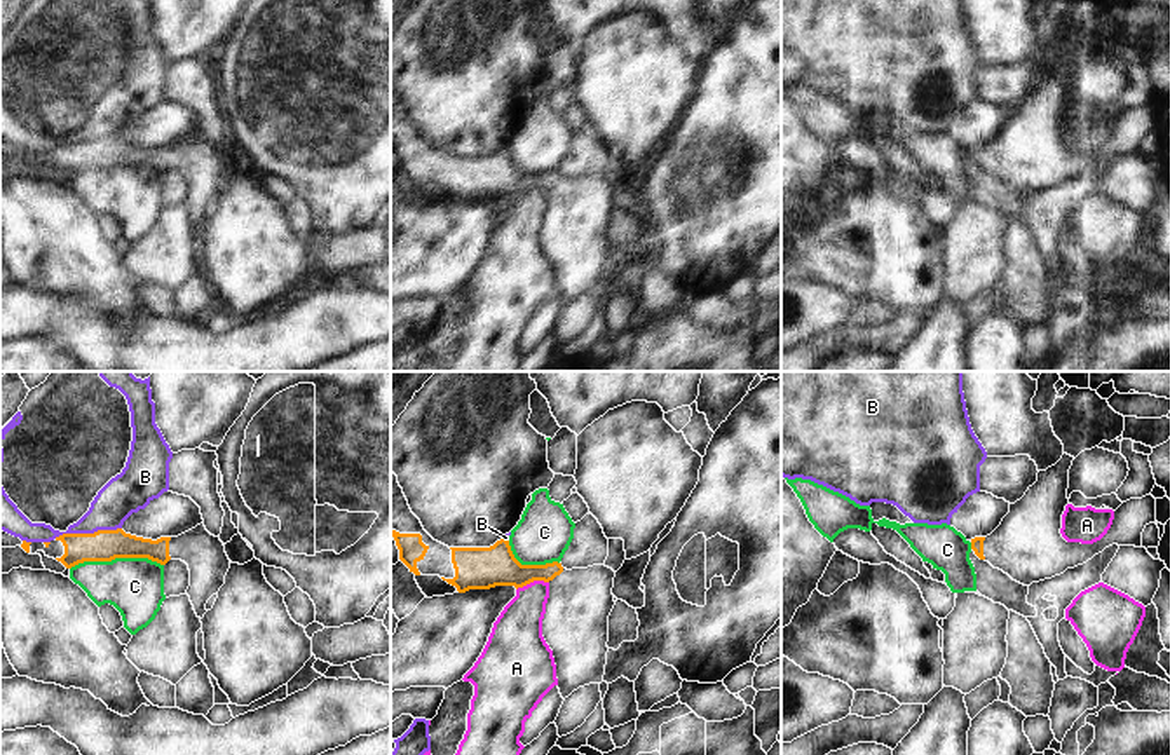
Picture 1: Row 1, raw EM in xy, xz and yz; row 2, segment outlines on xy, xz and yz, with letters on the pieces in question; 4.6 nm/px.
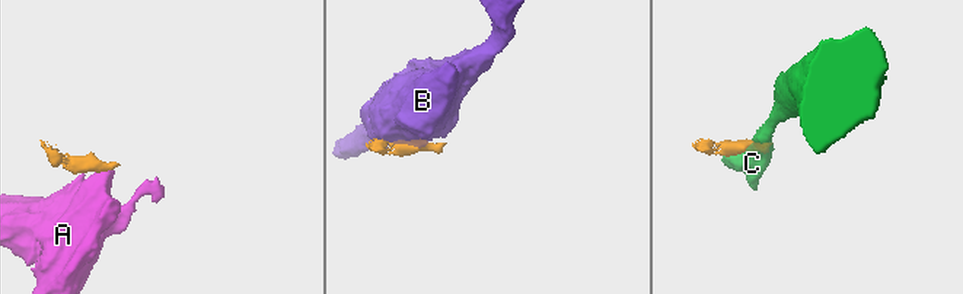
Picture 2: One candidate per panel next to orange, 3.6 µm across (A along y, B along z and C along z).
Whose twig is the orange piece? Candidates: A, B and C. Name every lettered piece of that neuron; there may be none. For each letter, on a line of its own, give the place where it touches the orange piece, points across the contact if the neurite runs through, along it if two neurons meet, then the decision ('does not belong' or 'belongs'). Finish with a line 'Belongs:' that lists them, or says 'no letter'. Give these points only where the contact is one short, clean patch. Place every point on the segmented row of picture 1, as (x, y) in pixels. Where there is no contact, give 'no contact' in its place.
A: contact xz (532, 581); border xz (548, 581), (530, 581), (516, 590); does not belong
B: contact xy (88, 534); does not belong
C: contact xy (115, 557); does not belong
Belongs: no letter

